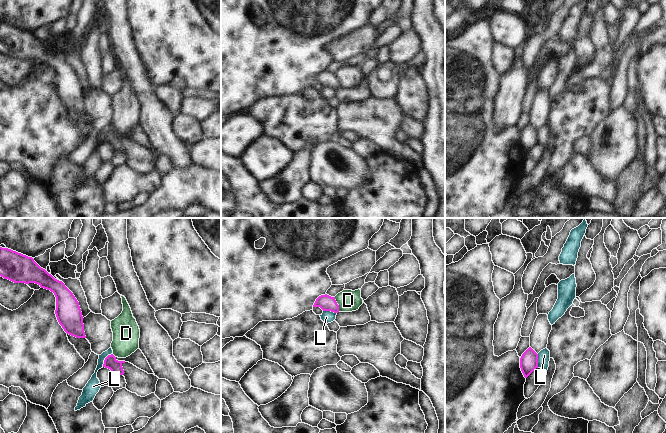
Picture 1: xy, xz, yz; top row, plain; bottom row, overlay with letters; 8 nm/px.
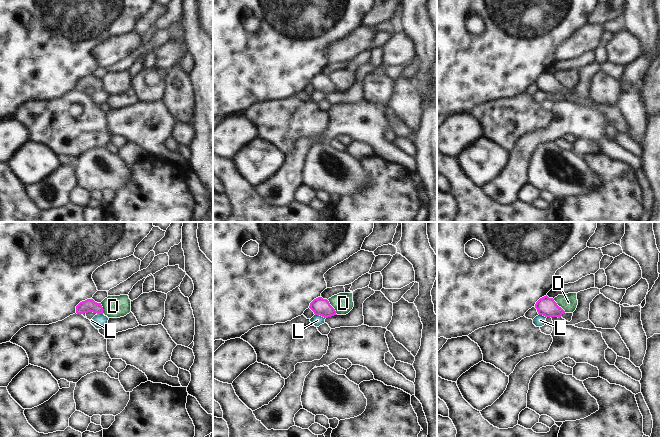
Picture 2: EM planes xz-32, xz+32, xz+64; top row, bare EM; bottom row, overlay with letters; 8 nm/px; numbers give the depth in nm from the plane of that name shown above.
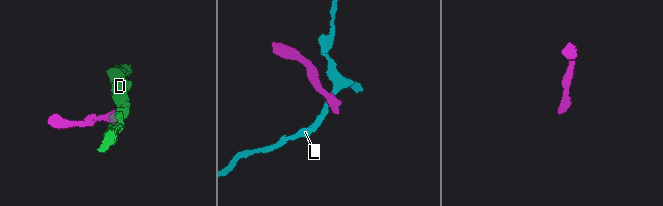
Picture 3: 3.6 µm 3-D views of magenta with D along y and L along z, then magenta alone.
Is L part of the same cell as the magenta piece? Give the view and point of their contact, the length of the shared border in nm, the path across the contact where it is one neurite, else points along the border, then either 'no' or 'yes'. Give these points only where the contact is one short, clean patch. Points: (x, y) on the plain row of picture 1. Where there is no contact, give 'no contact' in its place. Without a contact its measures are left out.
meets magenta in xy at (105, 135); contact 140 nm long; border along xy (112, 129), (105, 134), (102, 142); no

